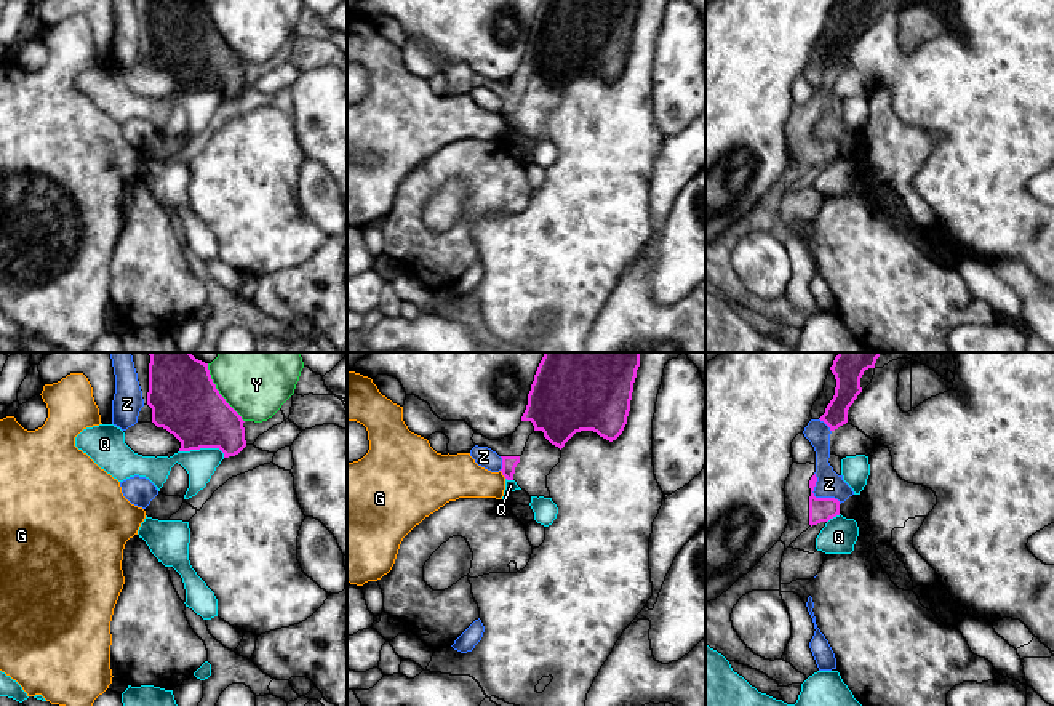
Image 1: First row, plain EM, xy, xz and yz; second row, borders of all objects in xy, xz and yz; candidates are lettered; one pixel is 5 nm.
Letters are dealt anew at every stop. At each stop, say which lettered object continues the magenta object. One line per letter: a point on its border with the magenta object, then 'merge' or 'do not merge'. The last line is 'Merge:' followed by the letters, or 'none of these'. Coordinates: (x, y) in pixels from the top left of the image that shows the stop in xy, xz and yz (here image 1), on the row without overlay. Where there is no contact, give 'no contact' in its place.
G: contact xz (503, 116); do not merge
Q: contact xy (203, 88); do not merge
Y: contact xy (218, 34); do not merge
Z: contact yz (814, 138); do not merge
Merge: none of these

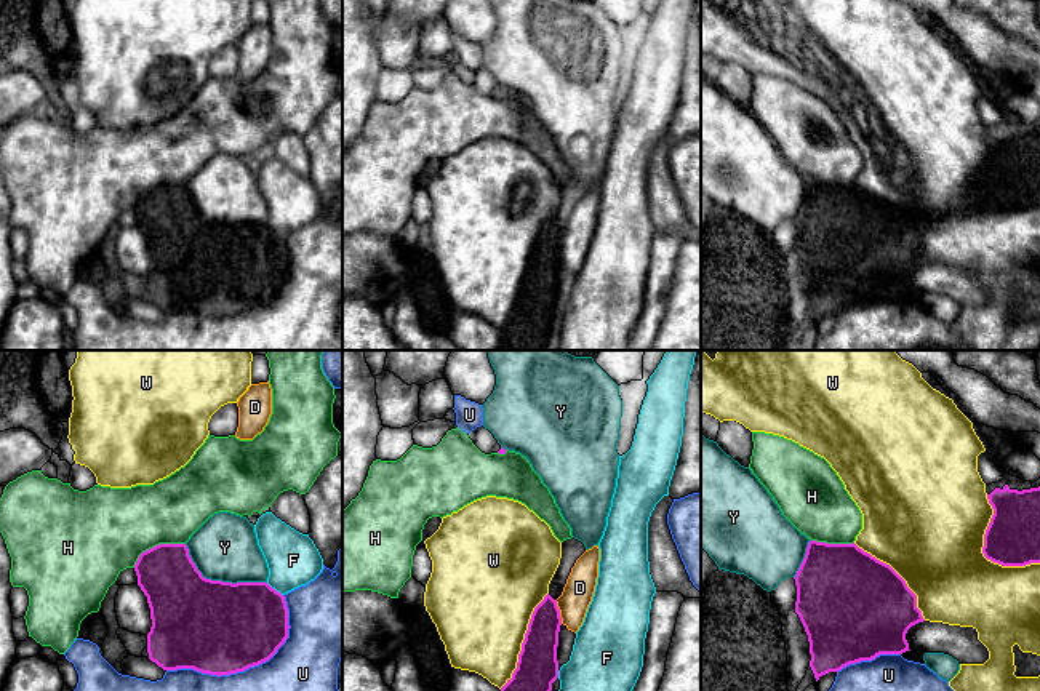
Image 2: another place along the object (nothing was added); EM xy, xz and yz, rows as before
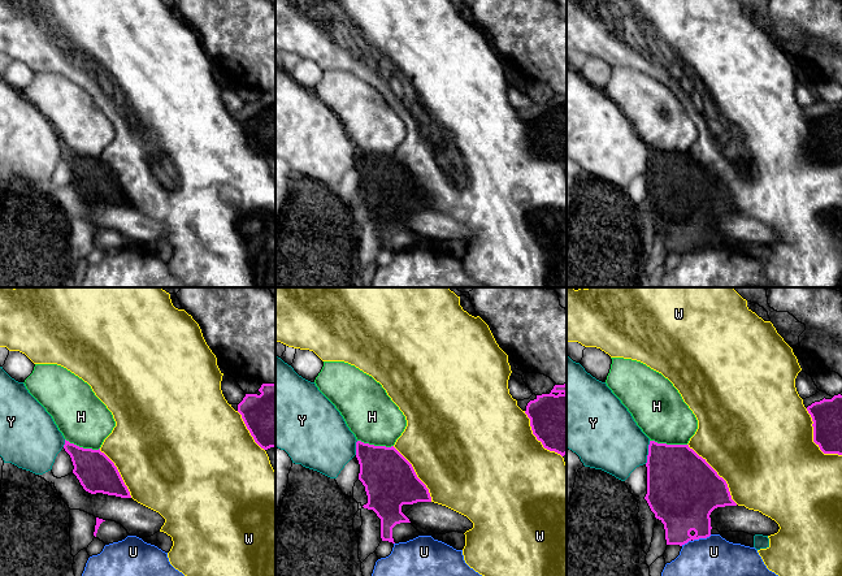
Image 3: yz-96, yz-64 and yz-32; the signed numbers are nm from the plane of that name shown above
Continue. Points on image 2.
D: contact xz (559, 253); do not merge
F: contact xy (274, 231); do not merge
H: contact xy (156, 187); do not merge
U: contact xy (248, 309); do not merge
W: contact yz (983, 194); do not merge
Y: contact xy (220, 223); do not merge
Merge: none of these

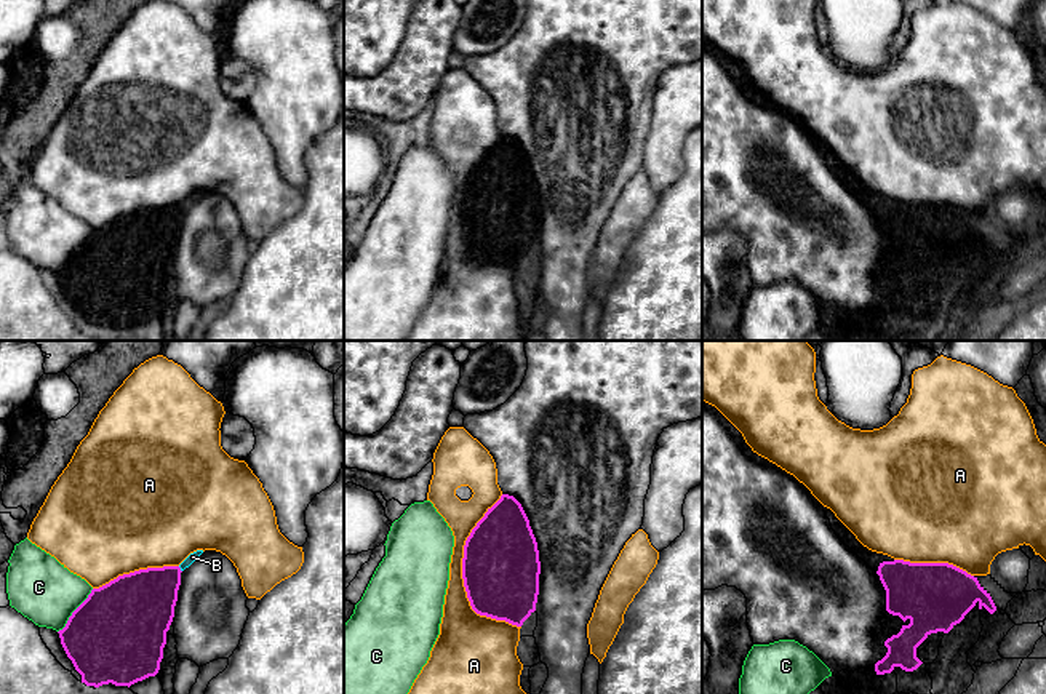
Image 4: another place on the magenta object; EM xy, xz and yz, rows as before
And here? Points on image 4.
A: contact xz (463, 218); do not merge
B: contact xy (179, 211); merge
C: contact xy (74, 253); do not merge
Merge: B

